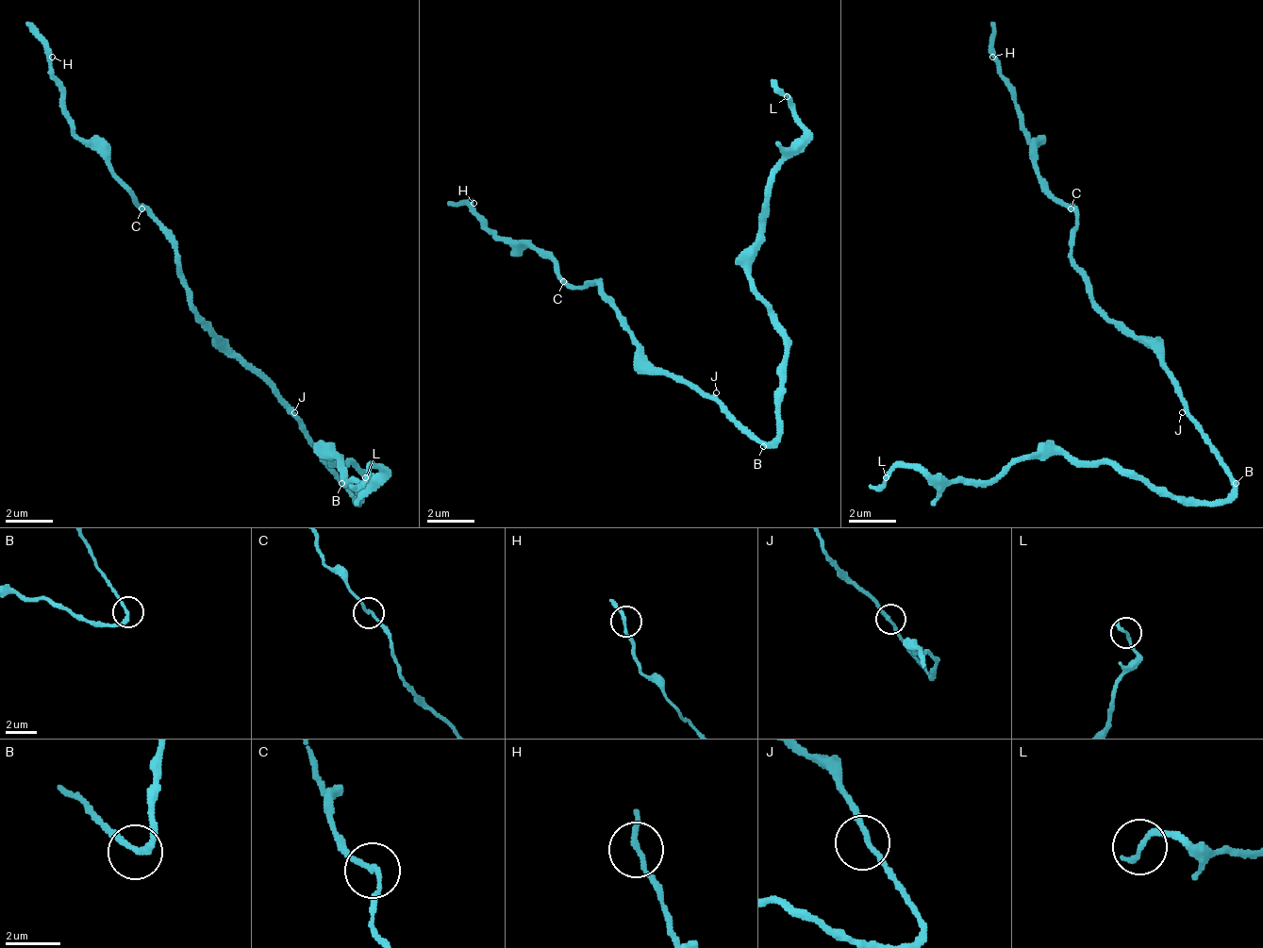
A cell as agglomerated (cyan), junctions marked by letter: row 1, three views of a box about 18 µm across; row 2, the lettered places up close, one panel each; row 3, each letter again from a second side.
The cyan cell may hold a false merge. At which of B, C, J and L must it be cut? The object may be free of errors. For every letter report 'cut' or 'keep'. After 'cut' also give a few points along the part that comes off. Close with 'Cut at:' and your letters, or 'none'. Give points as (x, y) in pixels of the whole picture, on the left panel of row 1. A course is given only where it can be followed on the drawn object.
B: keep
C: keep
J: keep
L: keep
Cut at: none

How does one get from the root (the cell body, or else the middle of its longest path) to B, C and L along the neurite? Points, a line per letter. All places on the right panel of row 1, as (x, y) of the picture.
B: (1188, 412), (1194, 429), (1212, 447), (1218, 465), (1236, 483)
C: (1188, 412), (1188, 400), (1164, 364), (1093, 299), (1088, 275), (1070, 252), (1070, 234), (1075, 228), (1070, 210)
L: (1188, 412), (1223, 501), (1057, 454), (987, 483), (886, 477)

